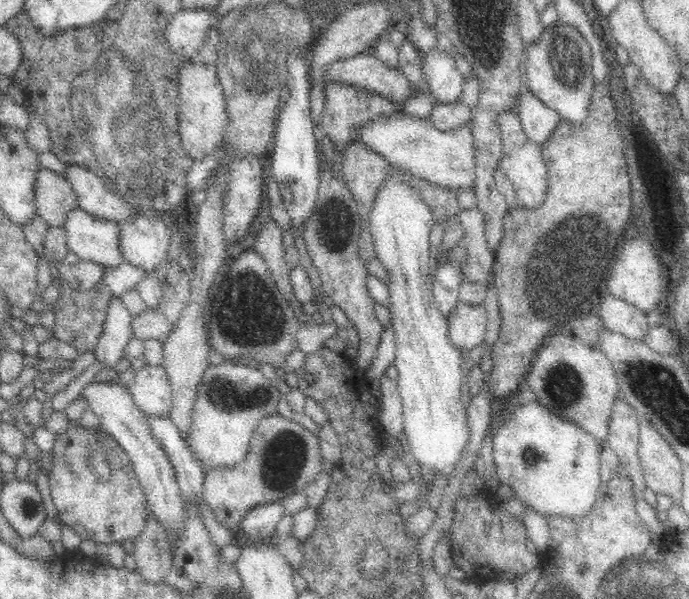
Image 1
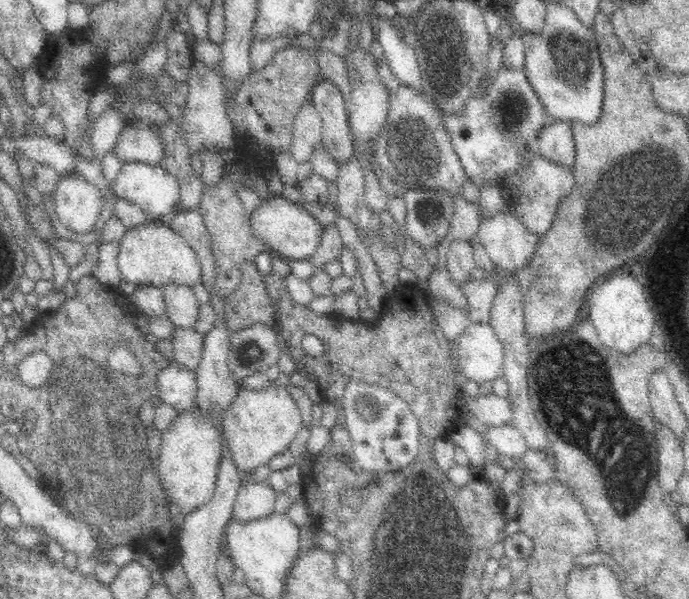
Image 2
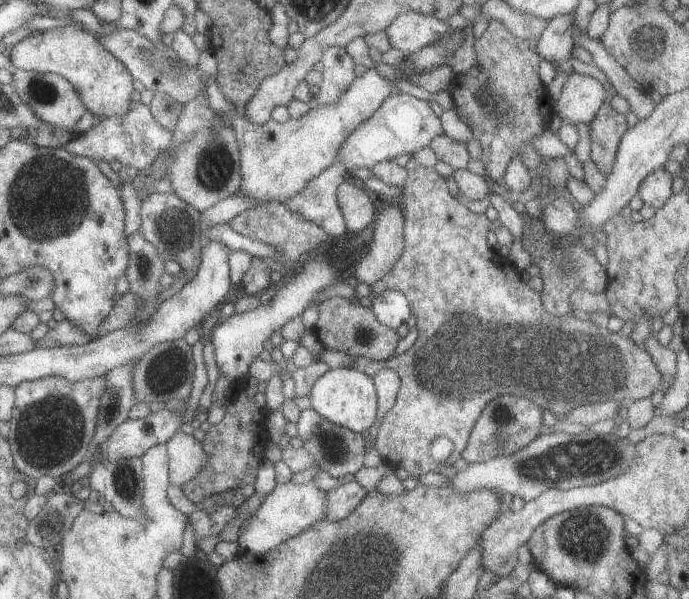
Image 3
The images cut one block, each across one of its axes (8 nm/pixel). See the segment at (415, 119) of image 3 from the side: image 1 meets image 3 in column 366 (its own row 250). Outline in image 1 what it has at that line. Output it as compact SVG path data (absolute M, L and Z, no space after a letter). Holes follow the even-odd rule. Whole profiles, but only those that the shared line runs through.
M165 217L130 218L118 223L118 249L124 264L154 272L167 258L171 224Z

